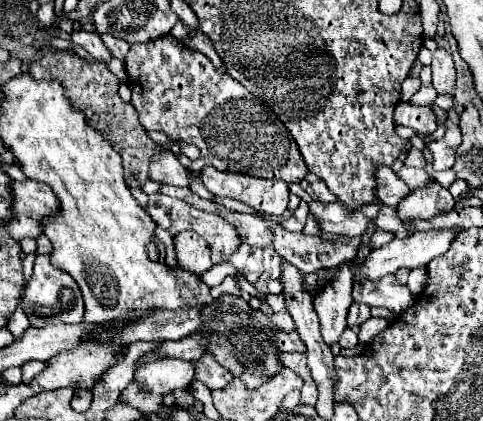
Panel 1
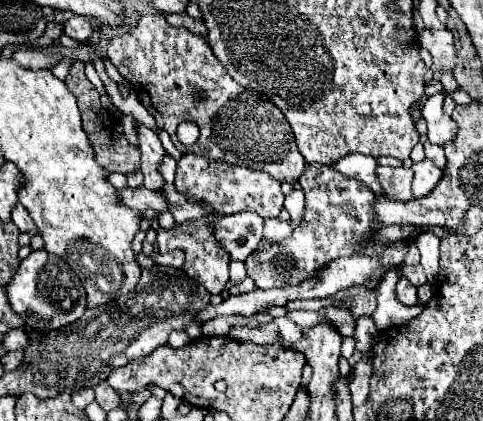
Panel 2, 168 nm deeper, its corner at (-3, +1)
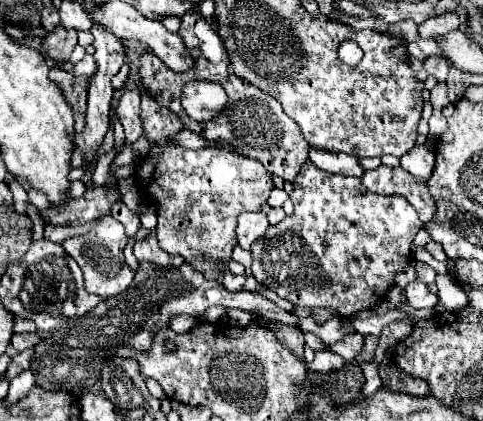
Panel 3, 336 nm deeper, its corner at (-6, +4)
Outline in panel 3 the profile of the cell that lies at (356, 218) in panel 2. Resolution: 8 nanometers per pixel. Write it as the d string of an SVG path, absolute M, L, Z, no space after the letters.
M306 162L304 166L306 168L292 180L294 190L290 200L294 204L294 212L280 224L268 226L266 234L250 246L252 276L294 306L310 310L328 308L332 314L342 318L356 316L362 310L374 310L374 306L378 306L394 286L396 274L404 272L410 264L410 244L422 228L422 222L414 206L398 194L374 194L362 186L360 178L330 174L316 168L312 162Z

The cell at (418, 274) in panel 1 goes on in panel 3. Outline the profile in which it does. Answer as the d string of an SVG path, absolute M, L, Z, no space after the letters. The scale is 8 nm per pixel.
M422 262L416 264L416 272L418 272L418 280L424 282L424 284L432 284L434 278L436 278L436 272L434 272L430 266L422 264Z

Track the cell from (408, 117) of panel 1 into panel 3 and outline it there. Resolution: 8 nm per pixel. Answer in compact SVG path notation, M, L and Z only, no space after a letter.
M438 56L426 58L426 60L424 60L424 70L426 70L428 74L434 74L439 83L446 81L448 70L446 70L446 64L442 62L442 58L438 58Z

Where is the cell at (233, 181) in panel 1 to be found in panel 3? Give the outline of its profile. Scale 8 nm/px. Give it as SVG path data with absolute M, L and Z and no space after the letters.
M142 94L142 128L144 138L150 142L150 150L146 156L142 156L136 164L136 184L140 192L158 204L156 216L158 216L158 228L156 238L164 252L178 254L196 270L206 272L206 278L218 278L222 282L222 274L218 272L218 264L228 264L232 256L232 248L236 246L236 222L242 212L258 212L262 204L266 204L266 198L270 190L274 188L270 180L270 172L258 162L250 160L240 154L232 154L226 150L188 150L182 148L172 140L176 132L182 130L182 120L168 108L154 102L152 96Z

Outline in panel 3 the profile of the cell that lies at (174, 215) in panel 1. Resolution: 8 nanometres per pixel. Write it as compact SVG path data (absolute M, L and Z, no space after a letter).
M246 212L240 216L238 222L238 244L244 250L250 250L252 242L256 242L258 238L262 238L262 234L268 228L268 218L262 212Z

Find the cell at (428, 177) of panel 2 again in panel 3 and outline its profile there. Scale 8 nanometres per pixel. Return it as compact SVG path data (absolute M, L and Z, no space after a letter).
M416 144L410 152L400 158L400 166L414 176L430 178L434 170L434 152L426 144Z

